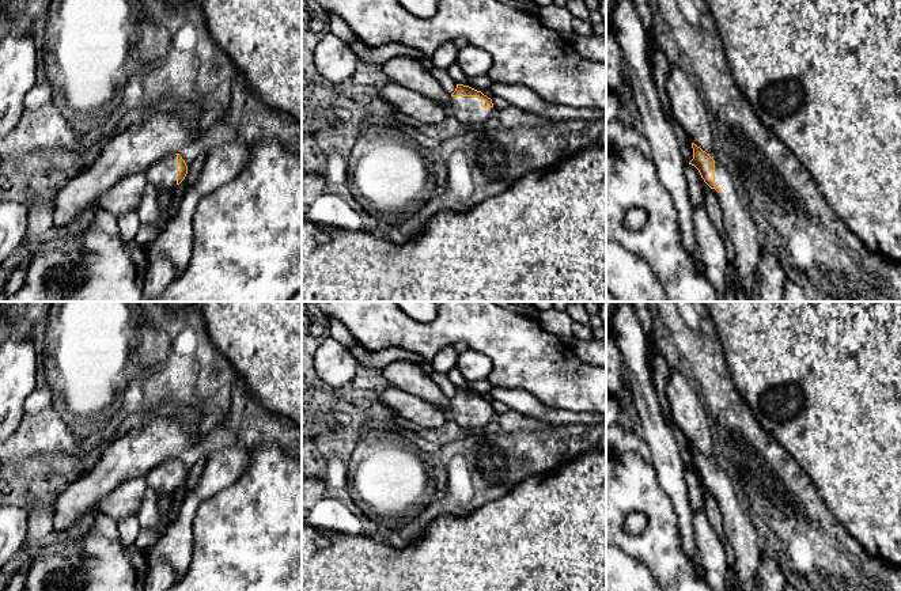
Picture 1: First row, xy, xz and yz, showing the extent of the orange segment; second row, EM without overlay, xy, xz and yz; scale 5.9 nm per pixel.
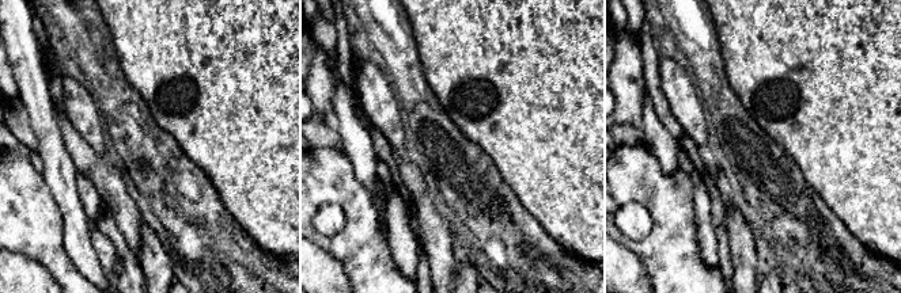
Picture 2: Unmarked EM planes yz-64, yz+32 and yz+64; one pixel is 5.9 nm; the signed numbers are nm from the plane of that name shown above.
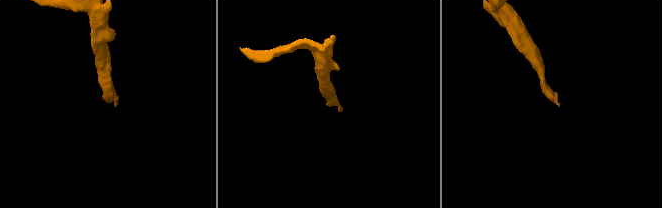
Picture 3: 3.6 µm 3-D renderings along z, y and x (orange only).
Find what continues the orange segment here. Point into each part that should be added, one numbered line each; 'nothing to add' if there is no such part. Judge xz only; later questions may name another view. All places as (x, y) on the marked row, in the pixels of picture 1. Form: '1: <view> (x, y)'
1: xz (468, 110)

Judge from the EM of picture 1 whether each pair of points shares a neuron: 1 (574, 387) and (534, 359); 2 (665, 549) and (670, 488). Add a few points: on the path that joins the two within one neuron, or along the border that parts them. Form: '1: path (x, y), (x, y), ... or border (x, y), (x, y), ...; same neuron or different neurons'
1: path (564, 382), (544, 366); same neuron
2: border (654, 468), (657, 480), (669, 497), (680, 526); different neurons

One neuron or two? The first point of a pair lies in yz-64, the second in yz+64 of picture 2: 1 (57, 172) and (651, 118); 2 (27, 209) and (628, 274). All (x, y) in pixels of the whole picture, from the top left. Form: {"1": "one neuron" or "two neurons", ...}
{"1": "one neuron", "2": "two neurons"}

